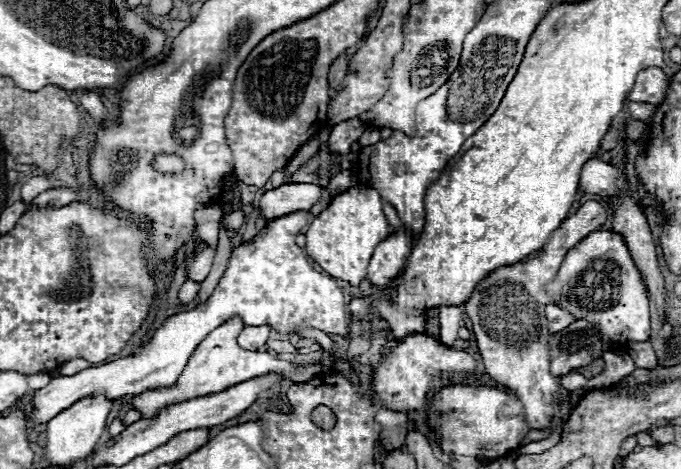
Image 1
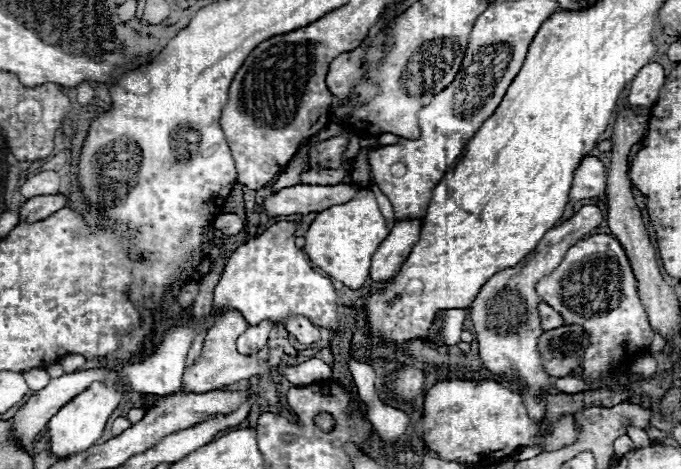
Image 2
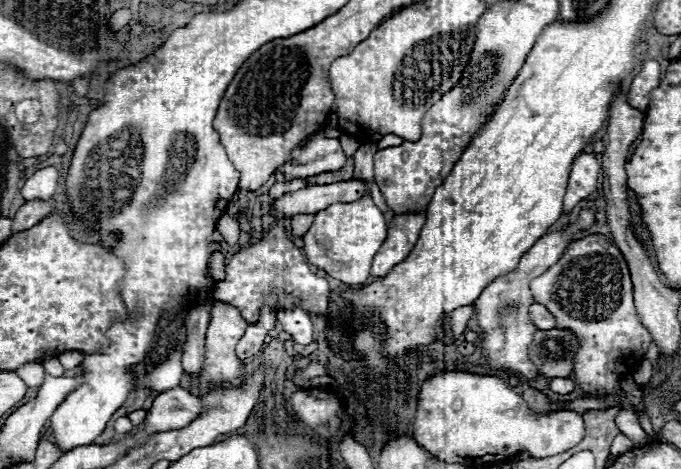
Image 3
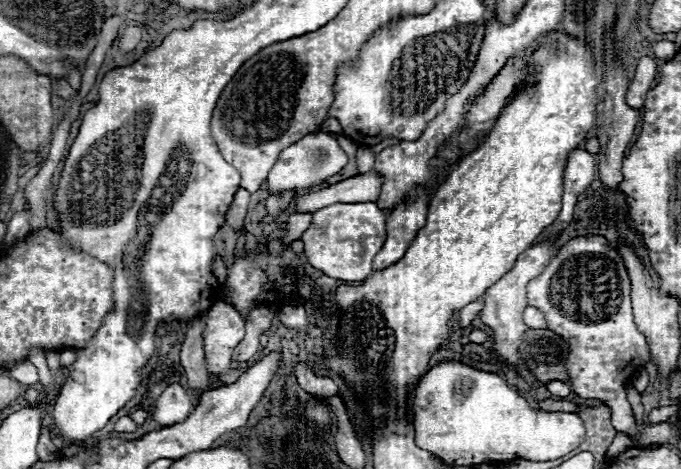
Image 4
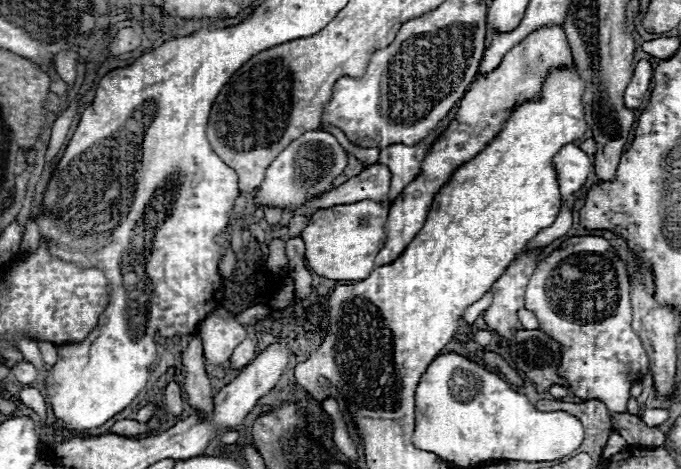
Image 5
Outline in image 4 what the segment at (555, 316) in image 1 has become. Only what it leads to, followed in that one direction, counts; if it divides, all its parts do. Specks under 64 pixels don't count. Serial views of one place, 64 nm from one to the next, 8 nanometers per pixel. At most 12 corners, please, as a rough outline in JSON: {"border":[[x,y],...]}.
{"border":[[534,306],[524,310],[530,328],[548,328],[544,314]]}

